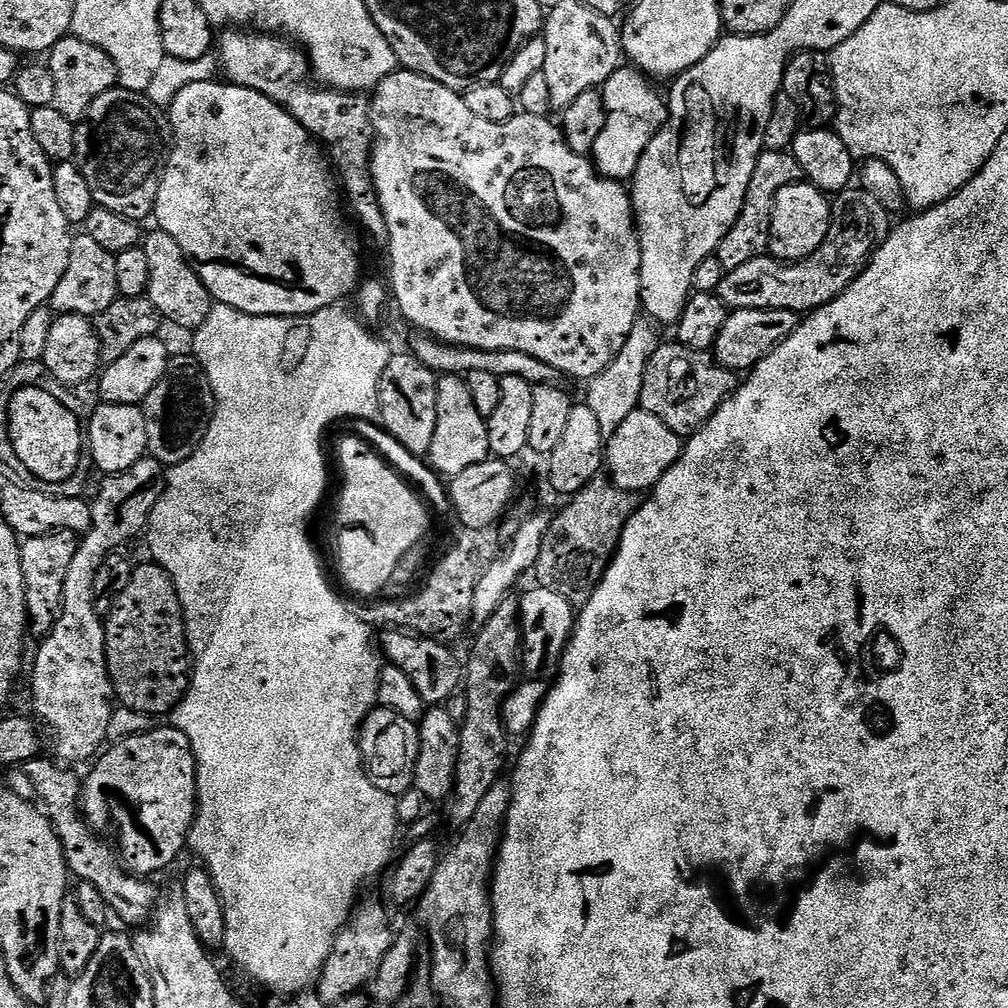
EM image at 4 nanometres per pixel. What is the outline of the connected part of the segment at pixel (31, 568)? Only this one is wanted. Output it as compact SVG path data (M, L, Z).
M47 532L41 536L29 536L21 543L22 578L26 590L28 623L31 635L43 638L52 631L56 619L62 610L62 586L66 582L66 573L70 571L70 562L76 553L78 536L75 532Z

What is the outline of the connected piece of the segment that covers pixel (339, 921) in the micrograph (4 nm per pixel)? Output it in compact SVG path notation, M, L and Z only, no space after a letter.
M213 303L206 322L195 329L193 336L196 337L192 340L190 352L210 378L210 386L216 395L216 412L212 415L210 430L206 430L206 438L202 438L194 455L167 469L164 493L158 498L146 529L151 559L167 570L176 587L190 649L188 692L170 713L171 727L182 730L182 734L190 738L196 759L196 821L188 832L187 847L190 852L192 848L193 854L200 859L197 861L207 868L224 903L226 938L223 951L228 952L229 958L254 983L269 988L272 994L283 994L288 998L317 983L336 937L352 919L360 887L371 876L380 871L383 873L389 867L398 823L396 800L370 782L360 757L360 725L378 704L382 656L377 645L372 645L373 629L361 622L359 615L351 612L328 585L316 557L316 548L308 537L308 519L323 502L324 491L328 488L324 428L347 416L373 421L379 417L382 370L386 370L394 354L386 341L379 340L372 333L375 331L369 325L349 312L344 306L333 306L309 316L251 316L225 304Z

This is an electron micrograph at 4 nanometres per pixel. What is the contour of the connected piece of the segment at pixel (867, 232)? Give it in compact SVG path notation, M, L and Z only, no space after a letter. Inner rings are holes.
M859 186L845 188L831 201L831 205L830 230L826 234L822 246L818 246L818 250L814 250L814 254L810 254L804 260L791 262L778 260L771 254L765 254L758 258L750 258L750 262L745 262L743 266L727 269L718 293L725 306L730 310L738 308L742 310L790 310L797 314L807 314L815 308L821 308L834 302L834 298L838 298L838 294L847 290L868 268L868 263L872 261L872 255L879 250L889 232L892 231L894 224L893 221L888 221L890 213L882 206L882 202L878 202L878 198L874 198L874 194L866 194L866 190Z

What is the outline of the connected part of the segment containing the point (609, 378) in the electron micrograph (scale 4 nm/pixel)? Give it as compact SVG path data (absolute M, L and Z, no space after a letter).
M637 321L629 338L626 340L626 345L619 351L618 358L612 360L606 370L587 383L588 396L586 396L586 403L597 415L598 422L601 423L602 430L606 436L612 435L614 430L632 412L637 411L640 405L646 366L649 358L657 352L660 345L660 338L658 338L655 330L657 331L649 321Z

